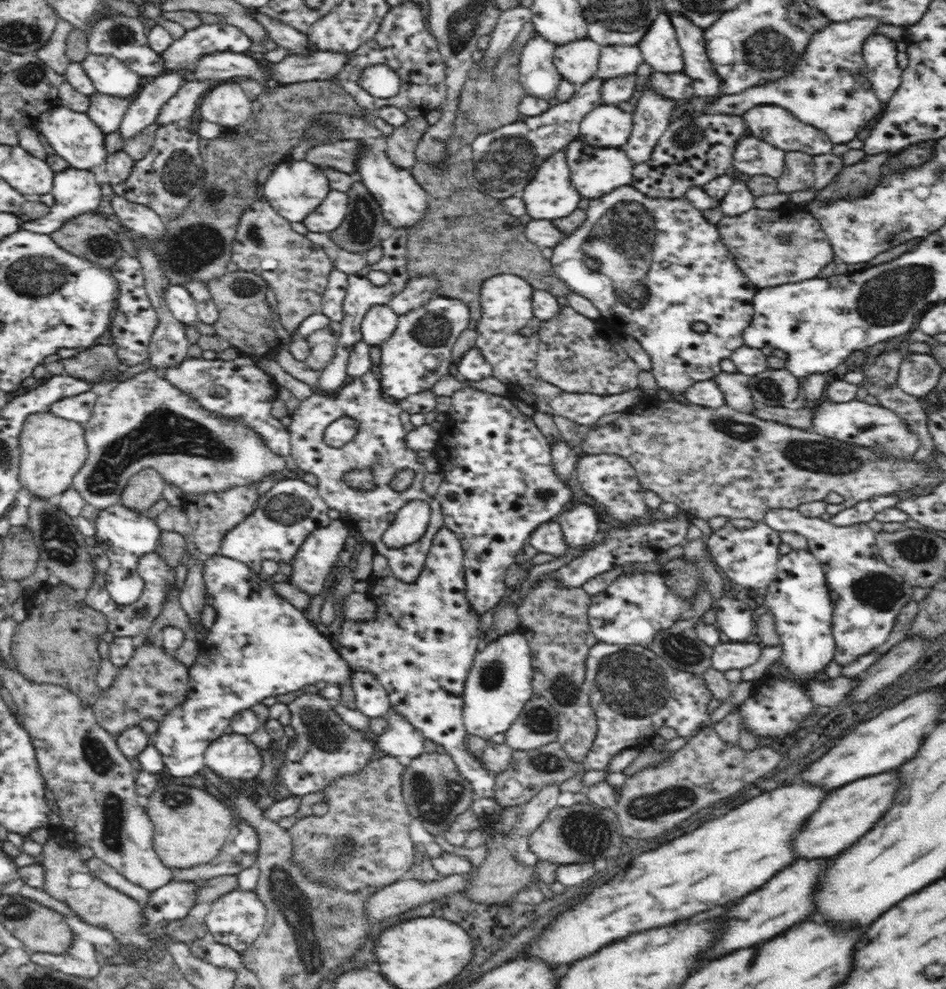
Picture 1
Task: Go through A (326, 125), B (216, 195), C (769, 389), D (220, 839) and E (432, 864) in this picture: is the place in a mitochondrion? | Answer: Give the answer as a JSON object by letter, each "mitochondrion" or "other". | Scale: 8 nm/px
{"A":"mitochondrion","B":"mitochondrion","C":"mitochondrion","D":"other","E":"other"}

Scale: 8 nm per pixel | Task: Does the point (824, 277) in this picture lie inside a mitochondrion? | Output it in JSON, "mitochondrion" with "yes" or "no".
{"mitochondrion":"no"}

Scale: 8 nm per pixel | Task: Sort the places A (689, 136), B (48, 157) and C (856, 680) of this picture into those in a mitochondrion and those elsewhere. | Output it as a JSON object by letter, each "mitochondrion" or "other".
{"A":"mitochondrion","B":"other","C":"other"}

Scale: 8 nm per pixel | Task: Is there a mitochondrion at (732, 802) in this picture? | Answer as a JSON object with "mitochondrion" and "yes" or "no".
{"mitochondrion":"no"}

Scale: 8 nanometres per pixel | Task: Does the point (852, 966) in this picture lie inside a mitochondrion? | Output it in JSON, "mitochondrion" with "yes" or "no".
{"mitochondrion":"no"}

